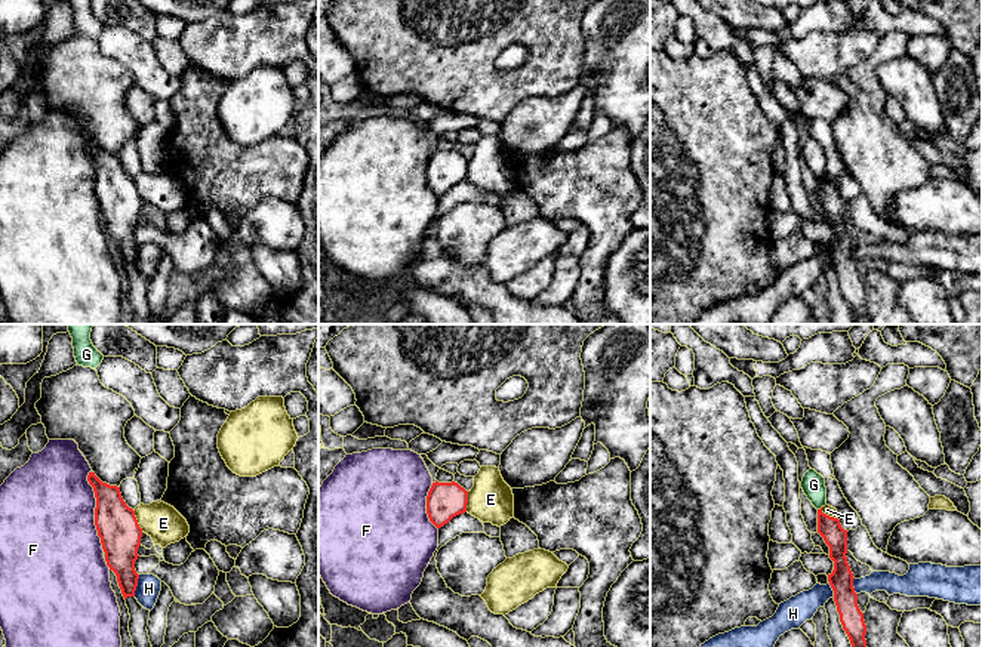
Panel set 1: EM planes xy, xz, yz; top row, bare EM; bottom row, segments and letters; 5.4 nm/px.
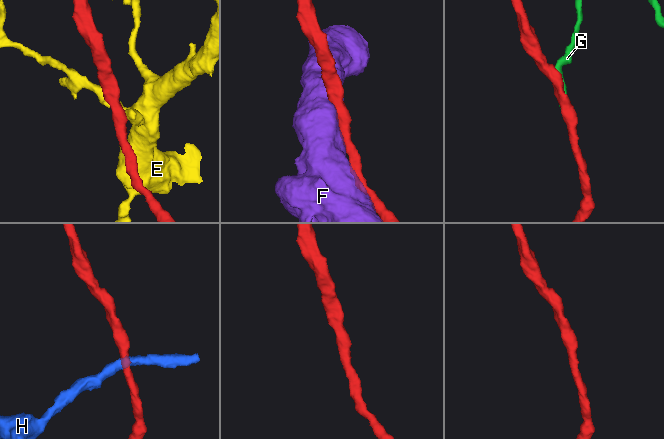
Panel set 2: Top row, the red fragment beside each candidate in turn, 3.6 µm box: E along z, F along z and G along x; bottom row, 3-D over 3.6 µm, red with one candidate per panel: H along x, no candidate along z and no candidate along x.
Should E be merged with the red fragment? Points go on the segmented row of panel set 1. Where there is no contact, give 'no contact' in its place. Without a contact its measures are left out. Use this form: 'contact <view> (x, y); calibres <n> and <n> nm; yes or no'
contact xy (137, 520); calibres 220 and 200 nm; no

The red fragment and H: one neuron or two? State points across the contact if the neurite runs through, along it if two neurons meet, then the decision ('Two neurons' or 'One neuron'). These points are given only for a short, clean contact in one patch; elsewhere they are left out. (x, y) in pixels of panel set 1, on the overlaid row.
Boundary: xy (139, 575), (134, 595). Two neurons

